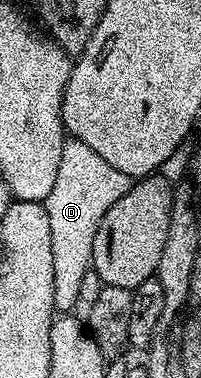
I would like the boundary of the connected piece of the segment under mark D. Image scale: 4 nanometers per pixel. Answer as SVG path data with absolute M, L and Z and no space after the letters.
M74 138L64 139L61 150L61 163L57 165L57 178L53 190L49 190L47 213L49 214L49 234L53 250L53 298L59 310L71 310L74 304L80 303L81 282L87 272L92 271L93 238L101 218L117 202L129 194L133 177L121 174L101 158L101 154L89 150L85 142Z

